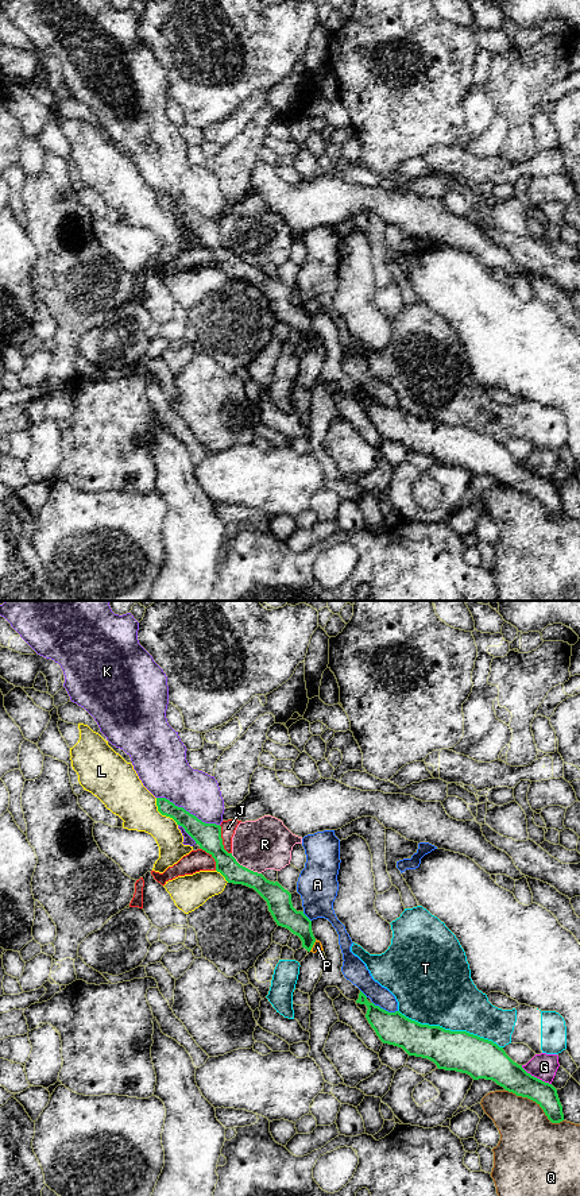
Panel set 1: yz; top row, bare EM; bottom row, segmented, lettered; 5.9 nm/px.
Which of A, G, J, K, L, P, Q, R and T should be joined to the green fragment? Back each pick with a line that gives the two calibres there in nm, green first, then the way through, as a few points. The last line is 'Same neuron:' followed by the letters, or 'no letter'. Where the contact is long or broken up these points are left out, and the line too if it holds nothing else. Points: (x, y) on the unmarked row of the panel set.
Same neuron: no letter

